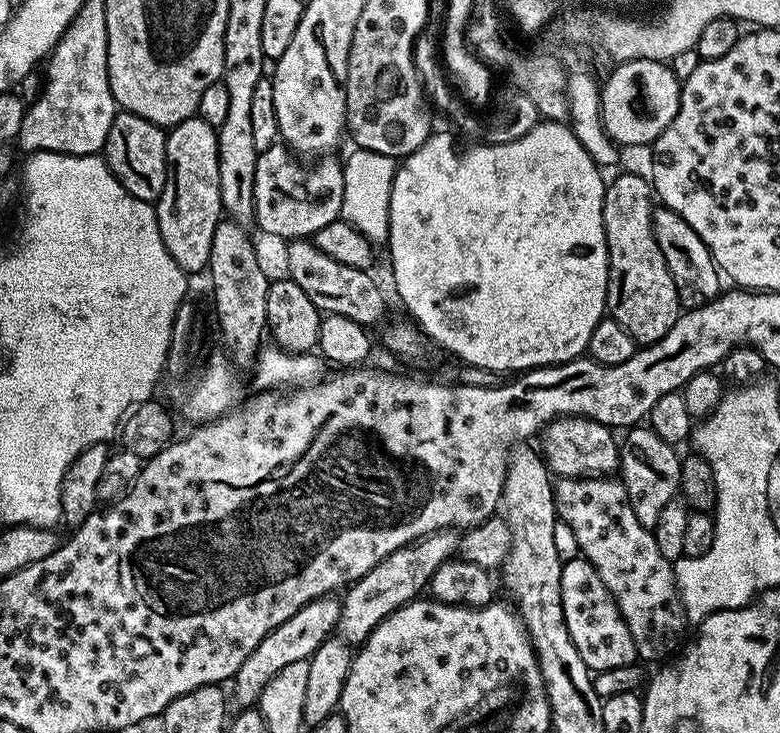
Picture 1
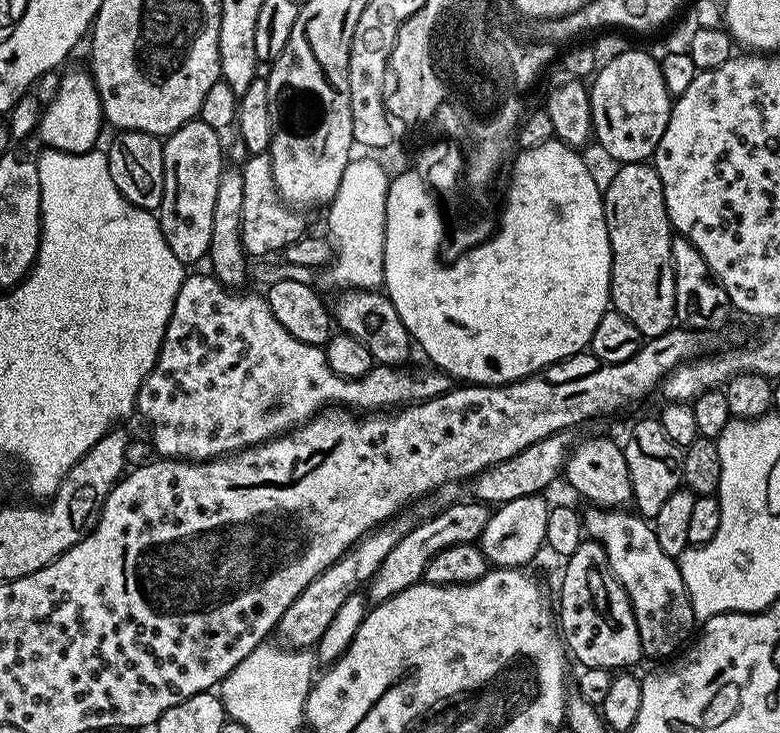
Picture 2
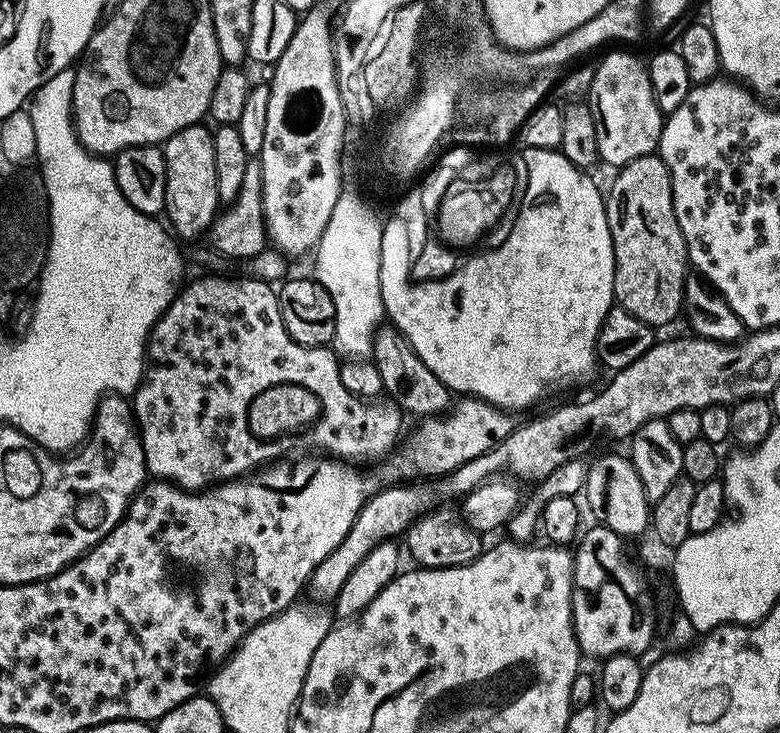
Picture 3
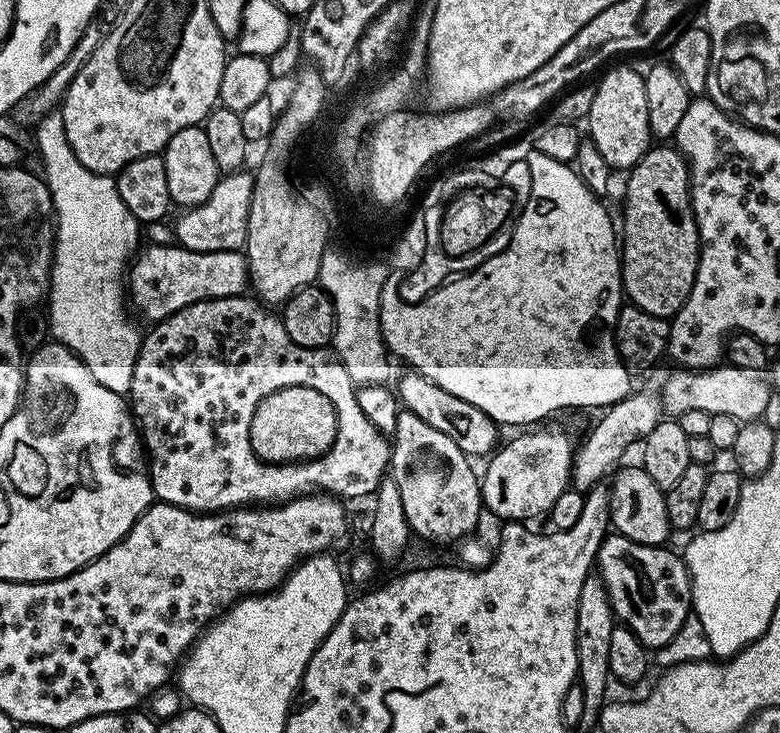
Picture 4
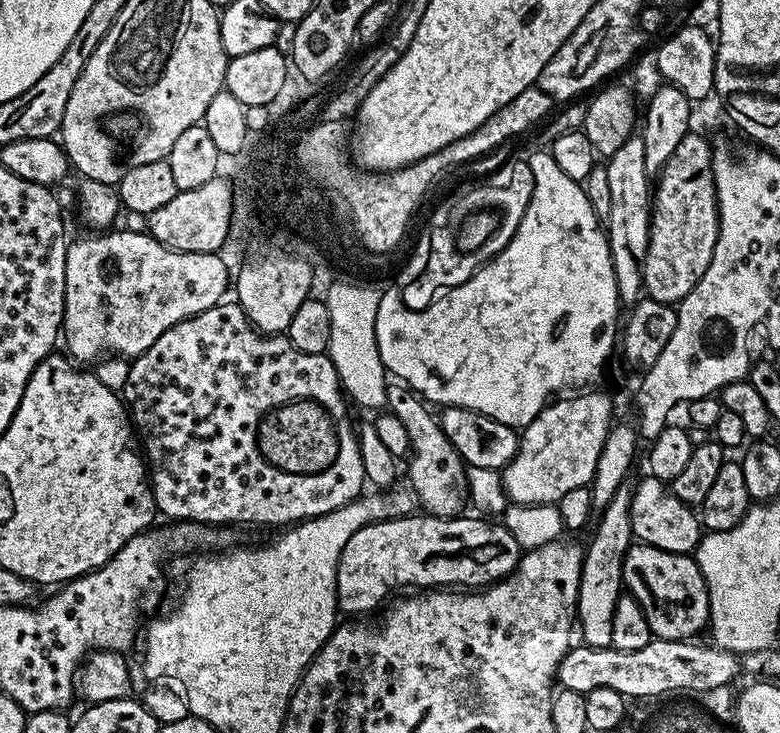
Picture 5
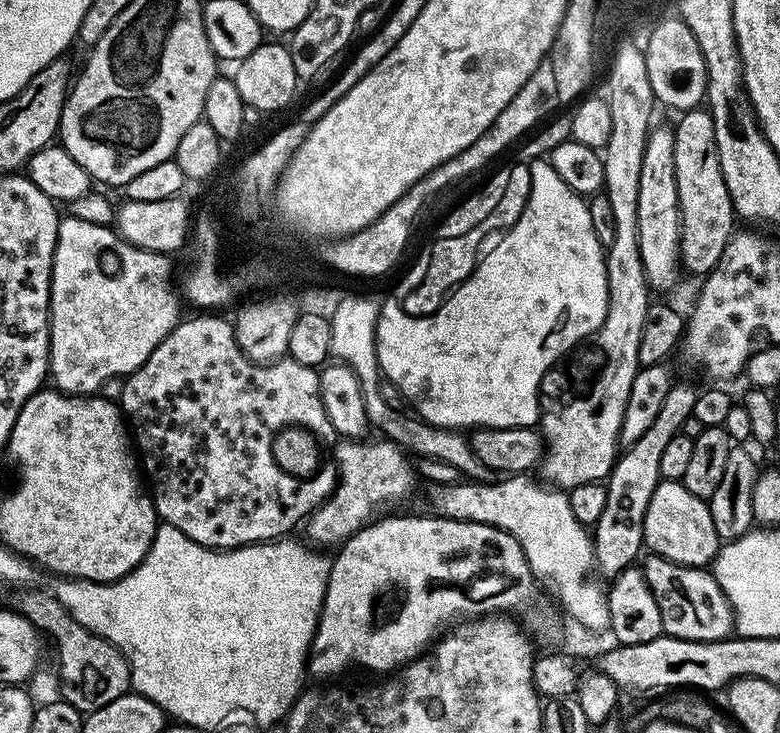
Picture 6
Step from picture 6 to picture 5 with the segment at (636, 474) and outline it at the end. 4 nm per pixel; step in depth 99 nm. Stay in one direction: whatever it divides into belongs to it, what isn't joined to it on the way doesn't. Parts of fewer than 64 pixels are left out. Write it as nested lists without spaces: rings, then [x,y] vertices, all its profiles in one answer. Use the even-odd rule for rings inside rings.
[[[625,482],[599,513],[600,521],[591,529],[592,541],[584,548],[582,574],[578,586],[576,620],[578,636],[589,648],[611,648],[614,634],[614,610],[624,588],[624,559],[634,543],[630,522],[630,502],[633,485]]]

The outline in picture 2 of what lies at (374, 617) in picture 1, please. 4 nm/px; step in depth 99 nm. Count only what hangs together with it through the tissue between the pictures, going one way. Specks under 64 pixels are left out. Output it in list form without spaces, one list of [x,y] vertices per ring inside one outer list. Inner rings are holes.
[[[457,502],[441,507],[441,512],[437,516],[432,516],[429,520],[413,523],[411,530],[382,558],[382,566],[372,575],[371,580],[366,585],[366,596],[369,601],[379,602],[388,600],[394,594],[406,590],[410,586],[421,583],[424,578],[426,566],[442,550],[450,546],[459,544],[476,544],[479,541],[482,530],[486,530],[486,522],[490,515],[489,505],[483,502],[471,502],[464,504]]]

